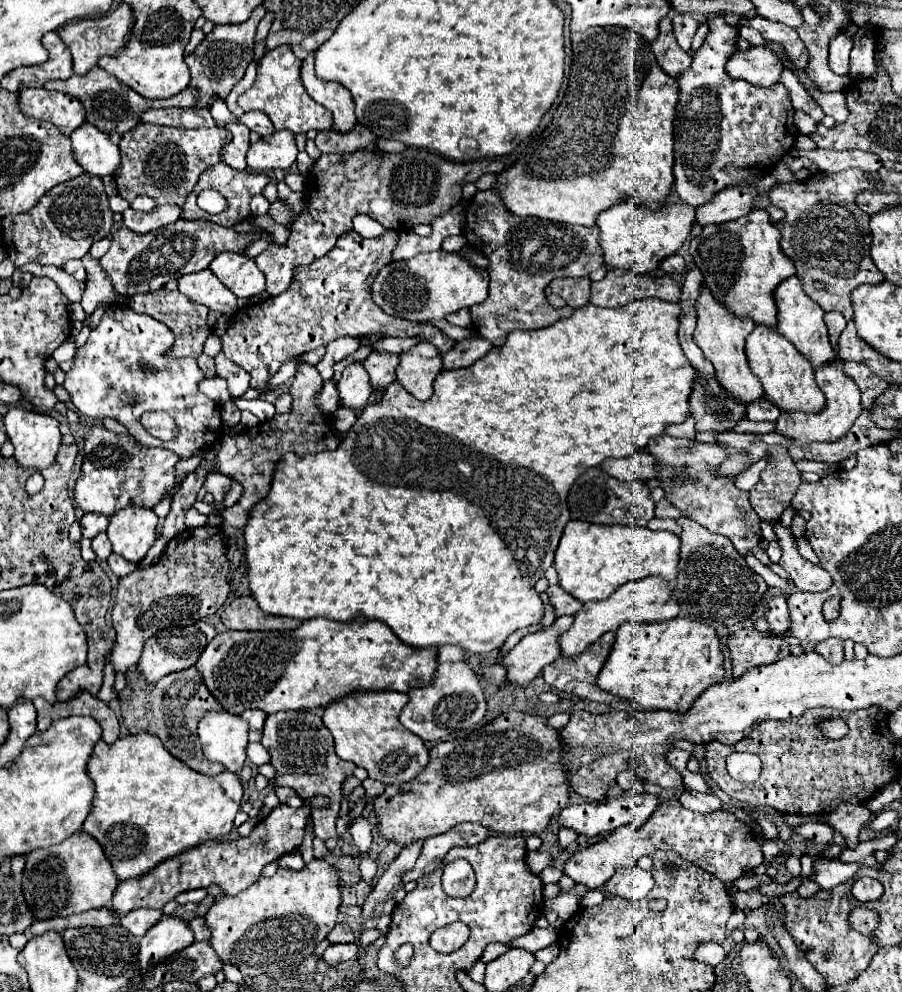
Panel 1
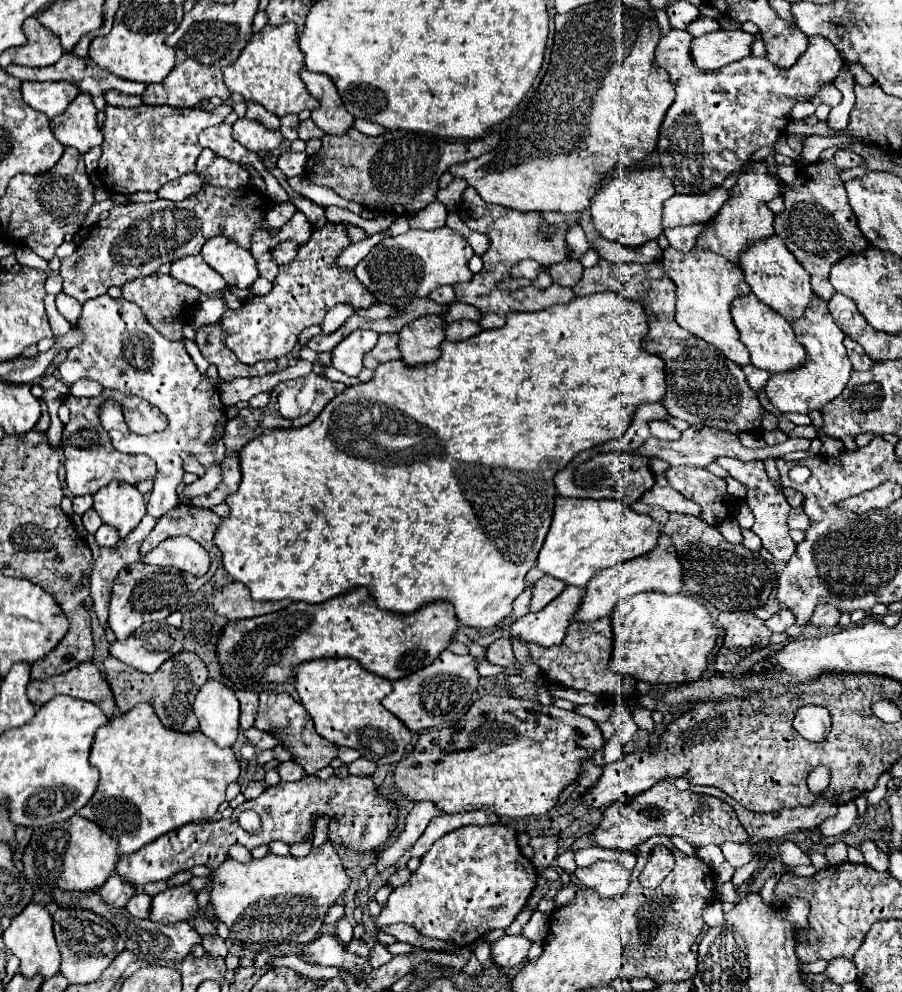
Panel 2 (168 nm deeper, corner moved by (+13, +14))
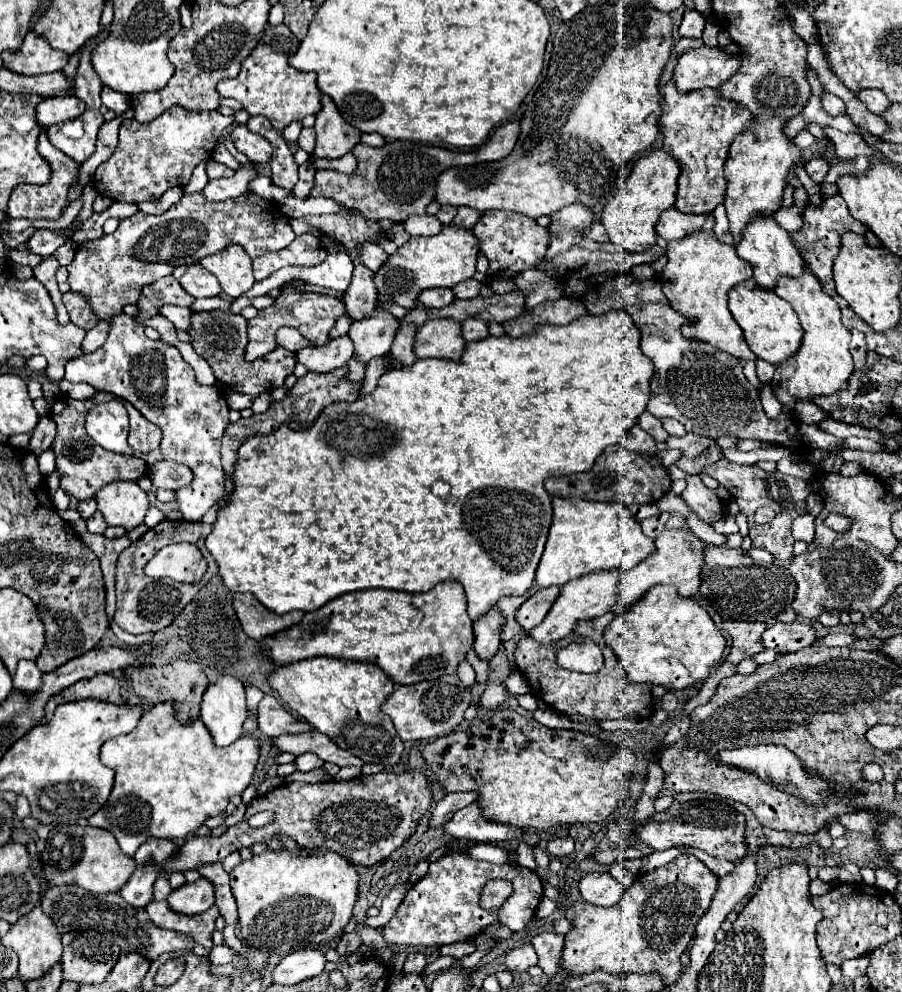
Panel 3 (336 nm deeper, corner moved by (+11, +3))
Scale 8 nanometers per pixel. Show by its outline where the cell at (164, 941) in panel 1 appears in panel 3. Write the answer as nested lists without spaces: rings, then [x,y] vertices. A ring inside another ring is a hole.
[[[199,877],[195,883],[185,883],[183,887],[171,891],[167,901],[177,913],[199,915],[215,903],[215,887],[209,879]]]

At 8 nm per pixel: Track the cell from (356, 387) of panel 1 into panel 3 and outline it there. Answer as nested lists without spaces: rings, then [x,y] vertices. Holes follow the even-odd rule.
[[[375,307],[373,315],[355,321],[349,329],[349,337],[355,343],[355,357],[367,363],[373,357],[385,355],[393,343],[397,325],[397,317],[383,307]]]

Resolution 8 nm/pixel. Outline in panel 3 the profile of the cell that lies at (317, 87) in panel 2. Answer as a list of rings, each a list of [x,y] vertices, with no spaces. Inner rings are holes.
[[[323,95],[321,97],[323,109],[317,113],[315,131],[317,131],[317,145],[311,157],[317,159],[339,159],[349,153],[359,143],[359,131],[341,119],[335,103]]]

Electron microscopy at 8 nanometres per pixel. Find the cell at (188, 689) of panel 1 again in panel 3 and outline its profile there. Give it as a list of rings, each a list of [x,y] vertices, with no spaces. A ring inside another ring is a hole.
[[[175,661],[165,667],[129,667],[129,669],[125,669],[125,675],[131,679],[135,695],[141,695],[147,705],[175,701],[177,717],[181,721],[191,721],[191,719],[199,717],[199,703],[209,685],[209,679],[205,677],[205,673],[201,671],[201,667],[197,663]]]

